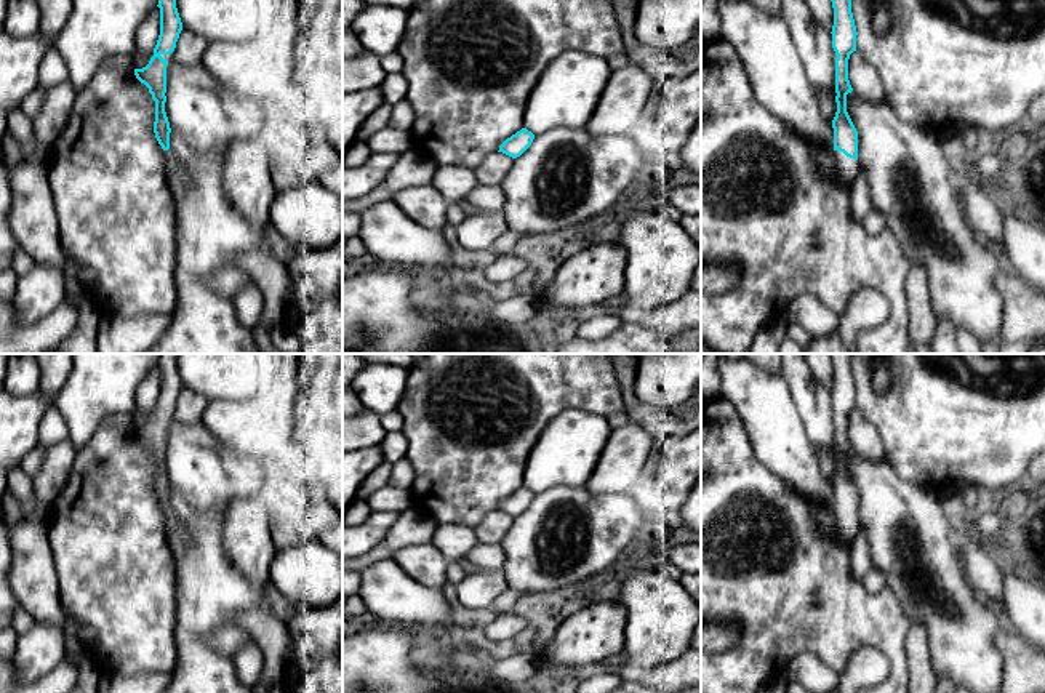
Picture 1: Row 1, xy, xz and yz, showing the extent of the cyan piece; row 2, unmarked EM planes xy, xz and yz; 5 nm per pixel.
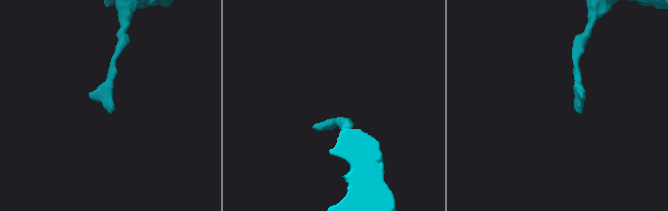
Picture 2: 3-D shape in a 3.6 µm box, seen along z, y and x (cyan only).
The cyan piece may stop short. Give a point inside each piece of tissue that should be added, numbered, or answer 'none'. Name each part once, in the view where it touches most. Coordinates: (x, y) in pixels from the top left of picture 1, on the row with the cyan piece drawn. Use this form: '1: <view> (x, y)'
1: yz (848, 170)

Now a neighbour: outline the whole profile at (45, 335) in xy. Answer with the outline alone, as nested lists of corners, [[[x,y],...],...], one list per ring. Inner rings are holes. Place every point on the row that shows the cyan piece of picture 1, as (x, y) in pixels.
[[[0,299],[0,354],[46,354],[77,331],[78,315],[67,301],[26,326],[14,320],[13,301]]]

